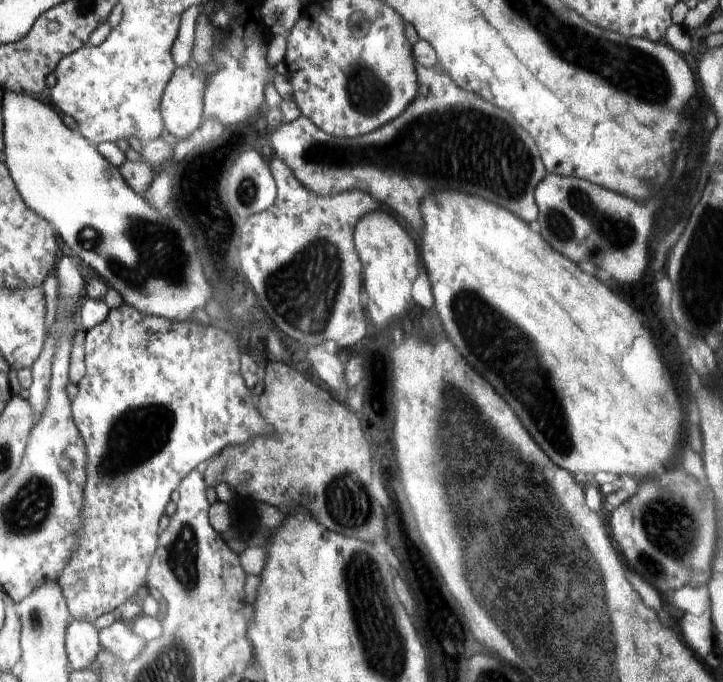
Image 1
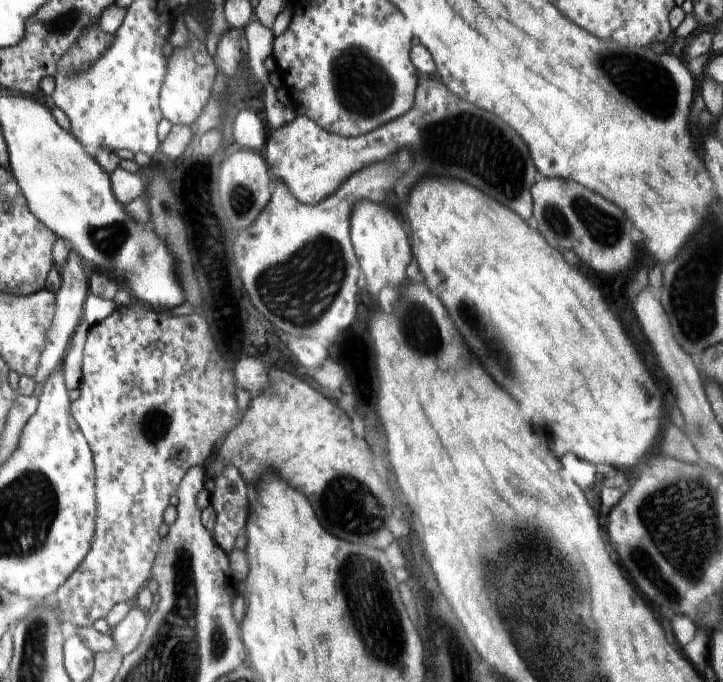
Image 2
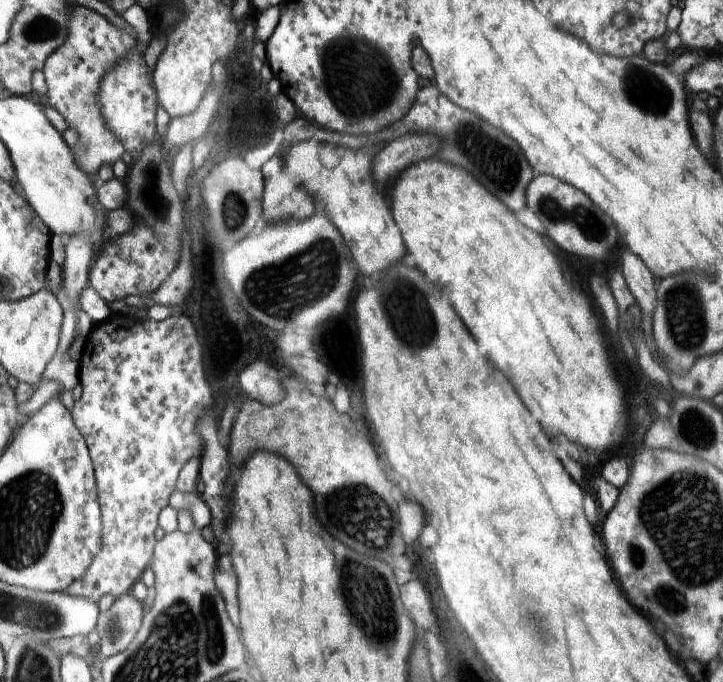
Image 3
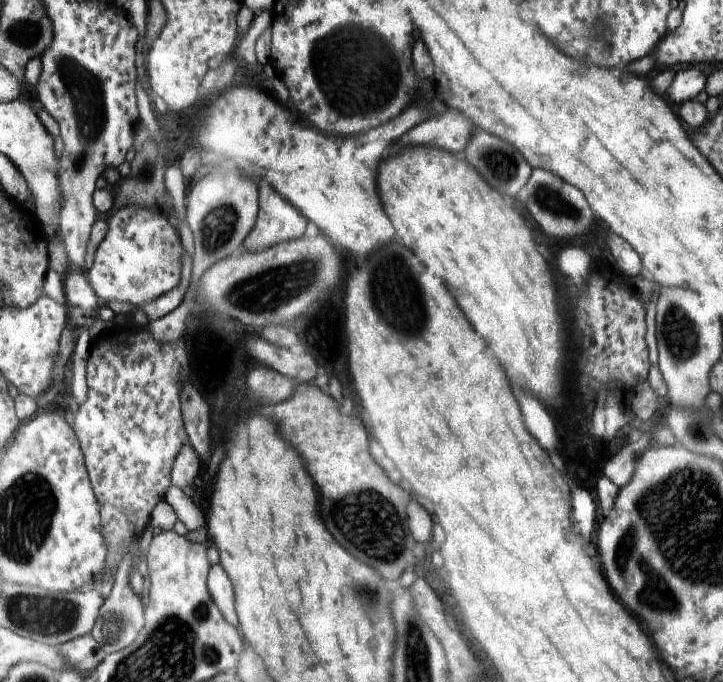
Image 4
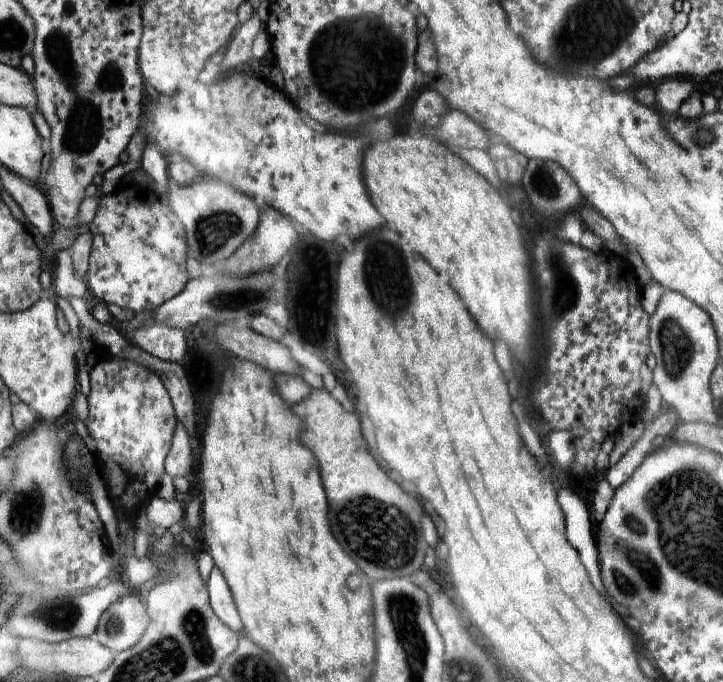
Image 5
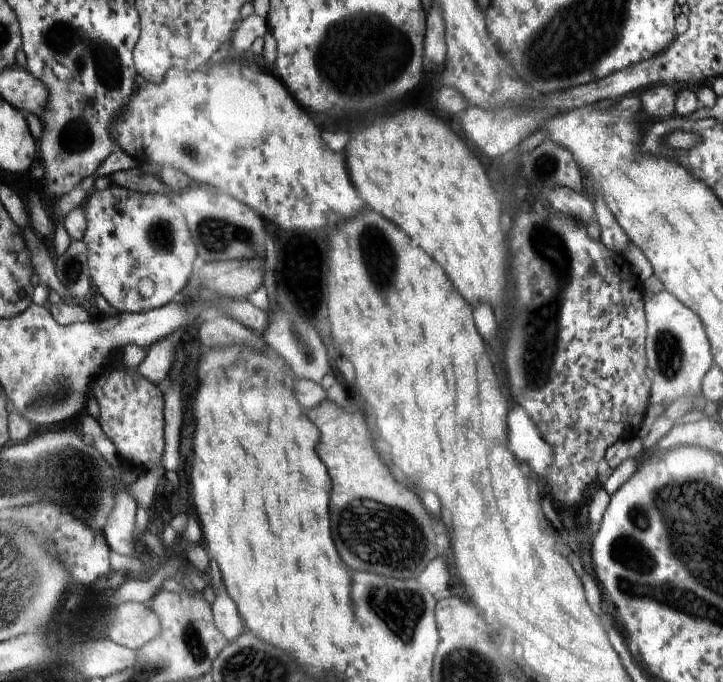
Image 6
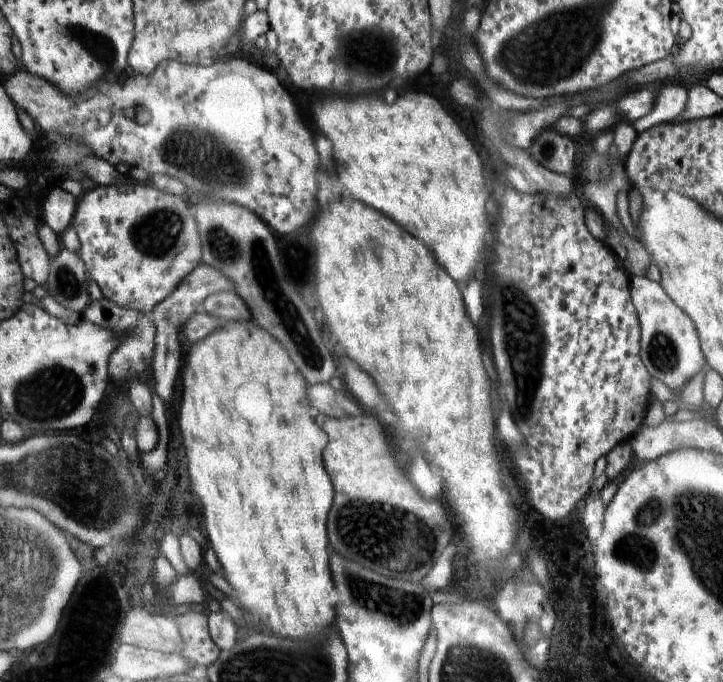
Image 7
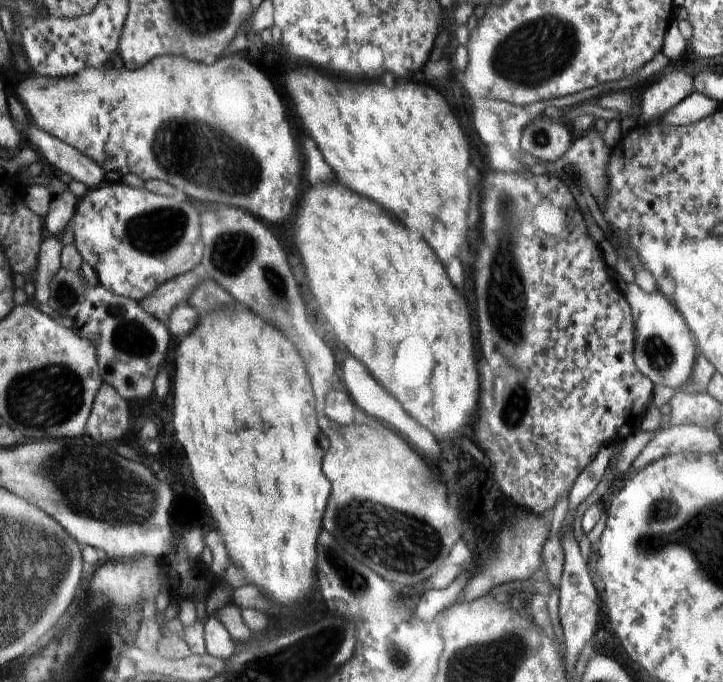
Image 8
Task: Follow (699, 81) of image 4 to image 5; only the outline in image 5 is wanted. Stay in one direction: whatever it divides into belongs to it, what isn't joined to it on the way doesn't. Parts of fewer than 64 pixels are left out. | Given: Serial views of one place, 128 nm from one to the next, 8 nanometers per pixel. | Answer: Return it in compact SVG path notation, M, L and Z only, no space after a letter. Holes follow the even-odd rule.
M664 80L656 87L656 104L664 115L675 116L680 110L680 105L693 91L694 84L691 80Z

